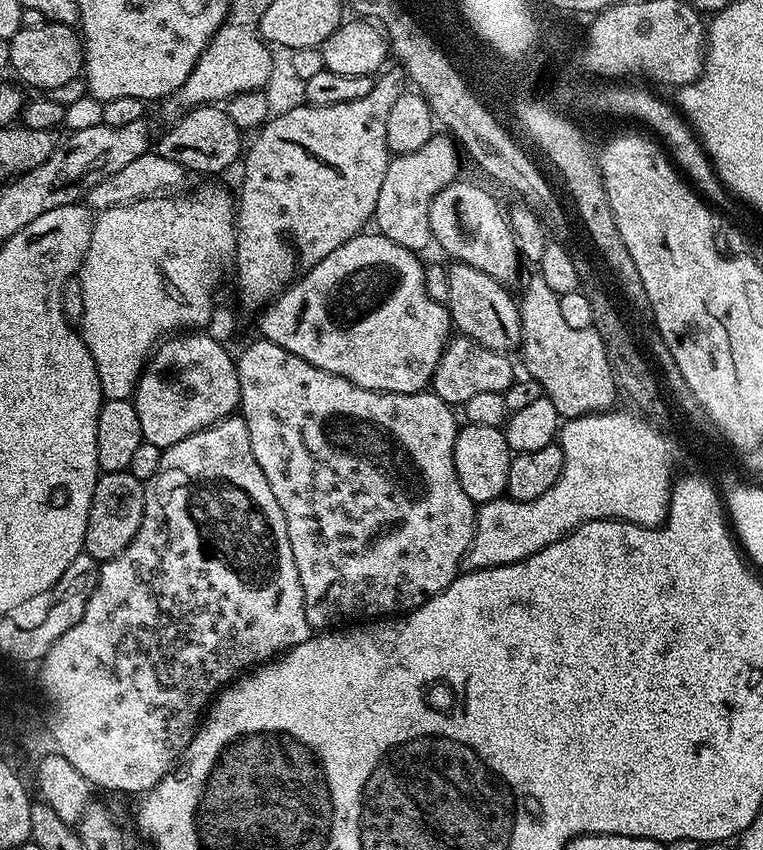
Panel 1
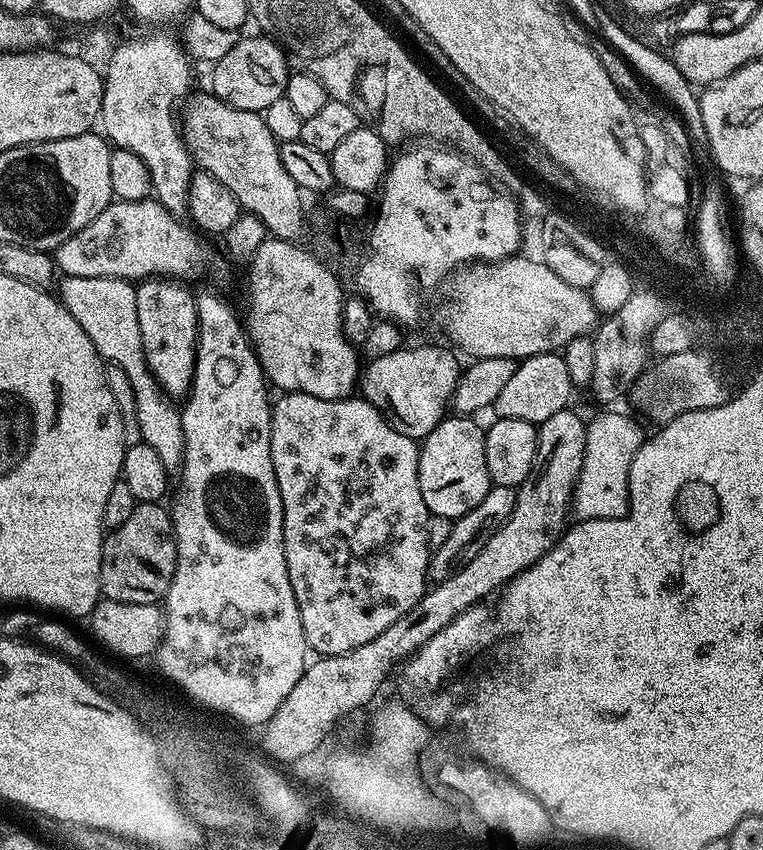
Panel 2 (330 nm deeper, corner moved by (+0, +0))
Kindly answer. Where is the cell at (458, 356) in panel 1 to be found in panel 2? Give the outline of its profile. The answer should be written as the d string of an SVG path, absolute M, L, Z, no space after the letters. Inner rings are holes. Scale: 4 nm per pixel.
M436 344L408 347L402 346L394 350L394 354L382 354L382 358L368 360L358 381L358 388L363 399L369 400L379 412L398 421L402 434L420 442L430 434L435 424L445 419L446 405L456 389L456 383L460 381L462 364L456 361L455 351L447 352Z

